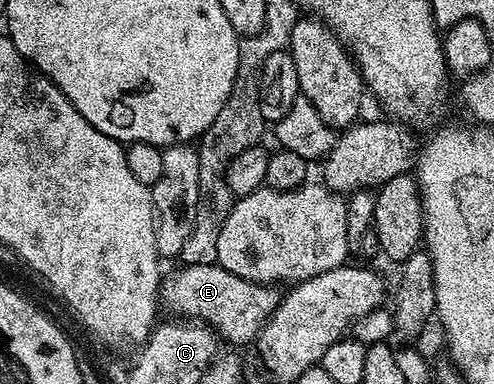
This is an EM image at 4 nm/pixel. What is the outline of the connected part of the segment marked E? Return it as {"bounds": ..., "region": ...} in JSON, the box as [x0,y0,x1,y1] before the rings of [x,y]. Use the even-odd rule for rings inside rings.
{"bounds":[160,264,280,345],"region":[[[220,264],[182,265],[160,281],[160,305],[178,319],[193,319],[213,330],[224,342],[246,345],[257,338],[266,326],[266,320],[276,311],[280,300],[279,290],[272,285],[258,285],[240,279]]]}

